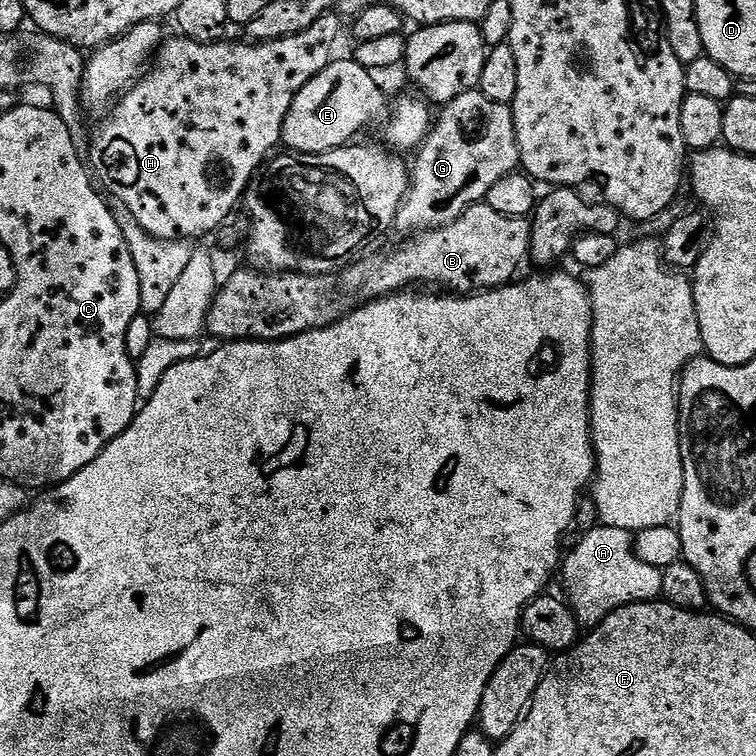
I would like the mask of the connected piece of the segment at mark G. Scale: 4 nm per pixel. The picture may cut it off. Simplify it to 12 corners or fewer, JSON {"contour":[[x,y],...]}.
{"contour":[[509,105],[439,109],[395,231],[454,222],[521,167]]}

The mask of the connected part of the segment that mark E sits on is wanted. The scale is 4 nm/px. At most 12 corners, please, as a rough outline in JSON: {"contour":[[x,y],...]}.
{"contour":[[333,59],[292,97],[282,144],[329,152],[384,112],[355,59]]}

